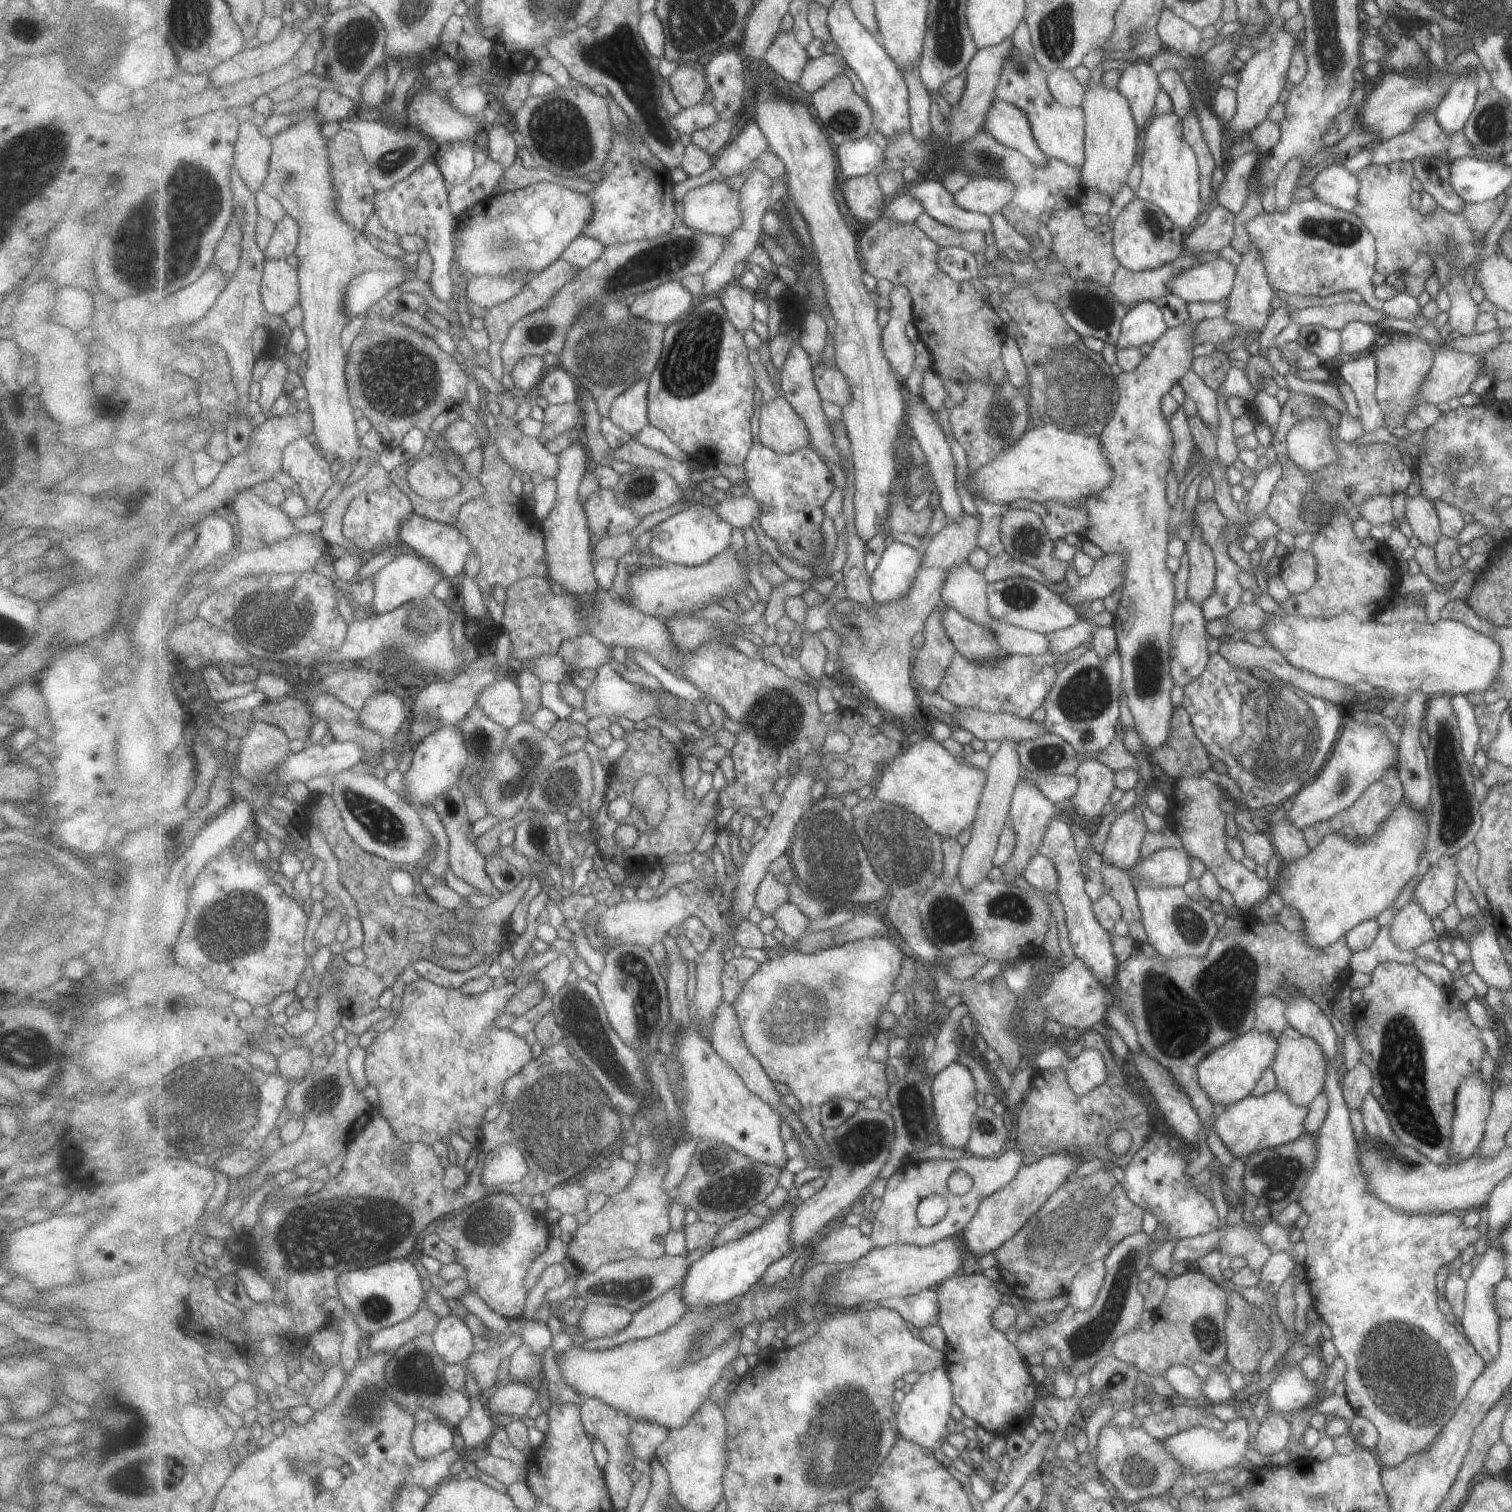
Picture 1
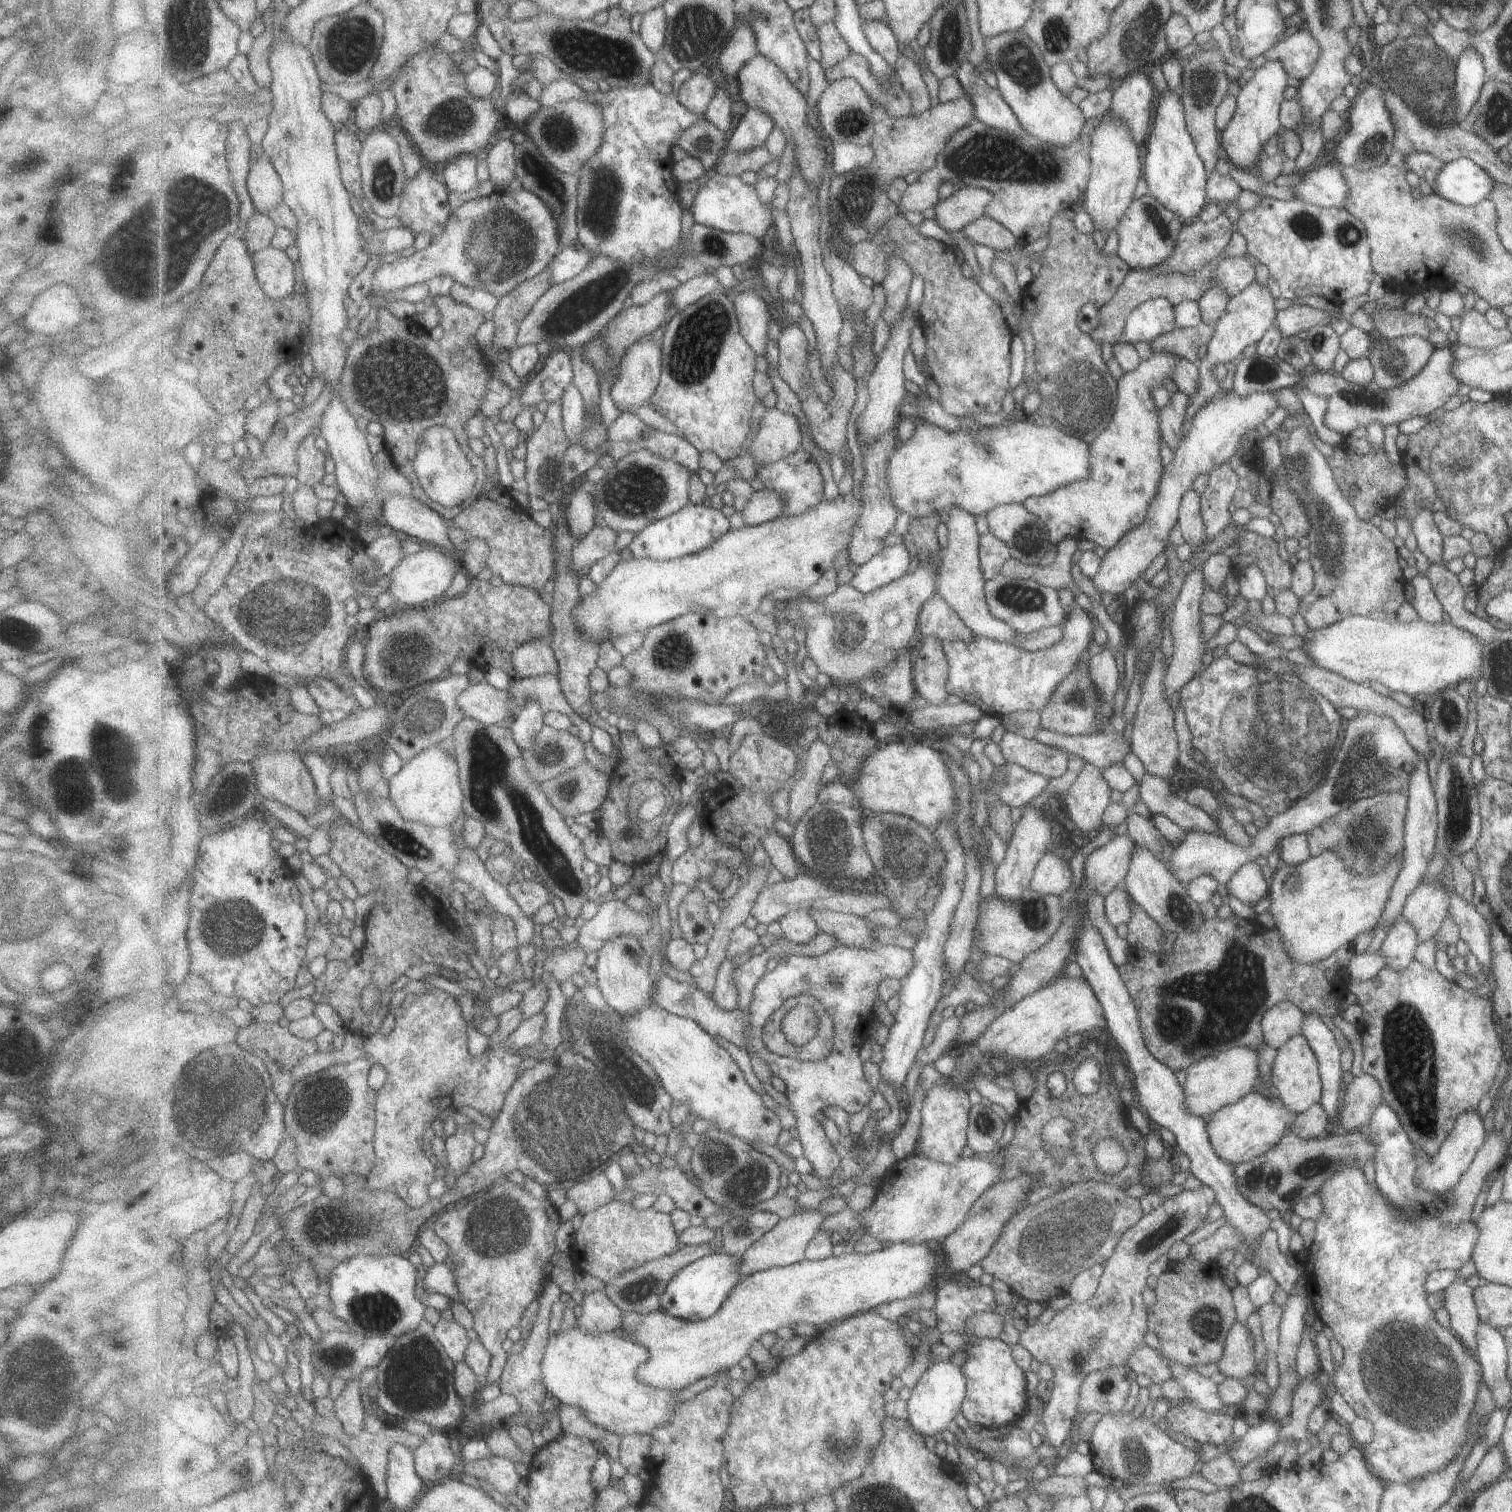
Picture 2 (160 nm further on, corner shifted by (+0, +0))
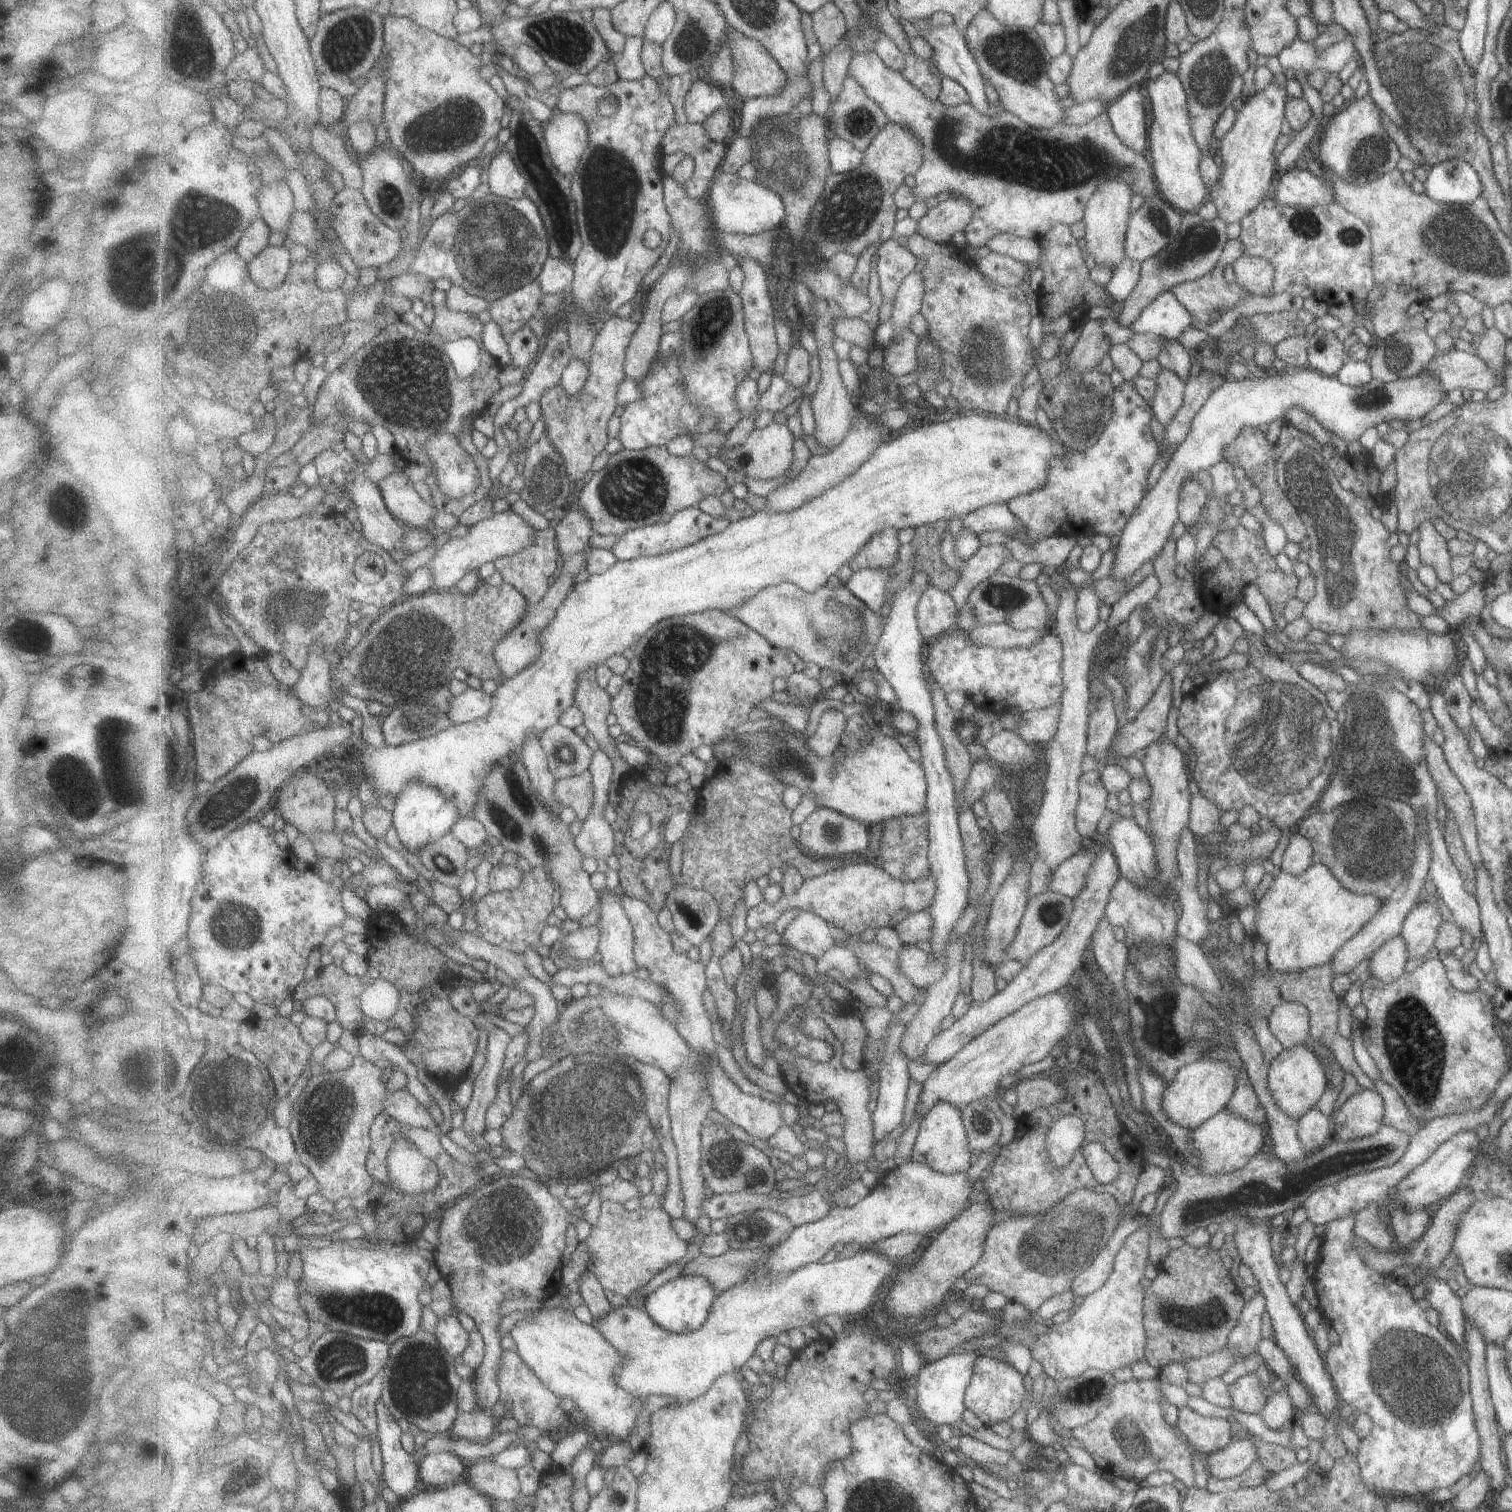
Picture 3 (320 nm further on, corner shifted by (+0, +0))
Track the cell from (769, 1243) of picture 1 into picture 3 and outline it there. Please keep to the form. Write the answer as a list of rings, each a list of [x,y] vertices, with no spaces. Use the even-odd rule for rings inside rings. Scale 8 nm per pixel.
[[[685,1274],[652,1292],[644,1302],[643,1308],[663,1328],[671,1332],[689,1332],[701,1328],[708,1321],[713,1304],[717,1298],[715,1288],[705,1276],[699,1274]]]

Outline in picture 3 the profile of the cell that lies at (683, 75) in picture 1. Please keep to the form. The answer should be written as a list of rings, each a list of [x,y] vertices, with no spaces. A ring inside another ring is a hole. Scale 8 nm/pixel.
[[[695,80],[685,96],[685,112],[691,123],[705,123],[717,110],[727,108],[725,88]]]

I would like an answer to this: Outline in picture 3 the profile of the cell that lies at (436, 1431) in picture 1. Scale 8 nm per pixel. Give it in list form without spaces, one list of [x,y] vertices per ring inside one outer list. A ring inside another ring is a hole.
[[[440,1452],[423,1456],[418,1465],[423,1487],[443,1488],[462,1480],[468,1464],[451,1452]]]

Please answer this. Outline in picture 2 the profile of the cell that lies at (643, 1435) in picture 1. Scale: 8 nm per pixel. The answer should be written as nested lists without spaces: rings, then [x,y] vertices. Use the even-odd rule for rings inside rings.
[[[629,1434],[620,1438],[620,1453],[617,1461],[626,1470],[638,1470],[652,1456],[653,1434]]]

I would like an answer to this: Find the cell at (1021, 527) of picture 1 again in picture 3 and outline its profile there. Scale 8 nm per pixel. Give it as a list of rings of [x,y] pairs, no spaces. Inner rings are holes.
[[[1007,503],[989,504],[972,514],[964,517],[961,521],[962,526],[967,526],[971,532],[979,535],[986,531],[999,531],[1010,536],[1011,539],[1021,540],[1029,546],[1035,542],[1029,540],[1029,530],[1023,523],[1023,528],[1017,526],[1019,518],[1013,514]]]

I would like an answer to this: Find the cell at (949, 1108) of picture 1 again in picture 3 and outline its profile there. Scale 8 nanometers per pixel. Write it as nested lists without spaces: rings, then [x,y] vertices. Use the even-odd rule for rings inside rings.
[[[937,1102],[922,1118],[916,1143],[912,1148],[912,1160],[923,1162],[937,1172],[956,1174],[966,1172],[975,1162],[968,1144],[968,1131],[964,1124],[964,1110],[953,1106],[951,1102]]]

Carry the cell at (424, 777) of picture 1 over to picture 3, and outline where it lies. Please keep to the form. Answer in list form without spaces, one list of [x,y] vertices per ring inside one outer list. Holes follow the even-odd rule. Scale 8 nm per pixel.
[[[409,782],[405,794],[397,798],[392,810],[392,826],[395,828],[400,842],[411,853],[421,852],[429,842],[442,838],[461,819],[461,814],[453,800],[447,800],[441,792],[429,788],[427,784]]]

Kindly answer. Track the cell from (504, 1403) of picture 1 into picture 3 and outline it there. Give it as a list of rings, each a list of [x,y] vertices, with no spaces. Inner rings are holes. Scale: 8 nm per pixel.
[[[476,1409],[472,1412],[461,1413],[451,1428],[450,1436],[455,1439],[471,1441],[487,1441],[493,1434],[497,1420],[491,1410]]]

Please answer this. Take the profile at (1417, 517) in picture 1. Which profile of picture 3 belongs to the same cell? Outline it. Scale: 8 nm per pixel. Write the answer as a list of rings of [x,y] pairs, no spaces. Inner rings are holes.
[[[1430,521],[1421,522],[1416,530],[1419,541],[1415,546],[1421,565],[1430,566],[1439,582],[1449,583],[1454,577],[1449,568],[1451,557],[1447,552],[1446,541],[1433,529]]]

